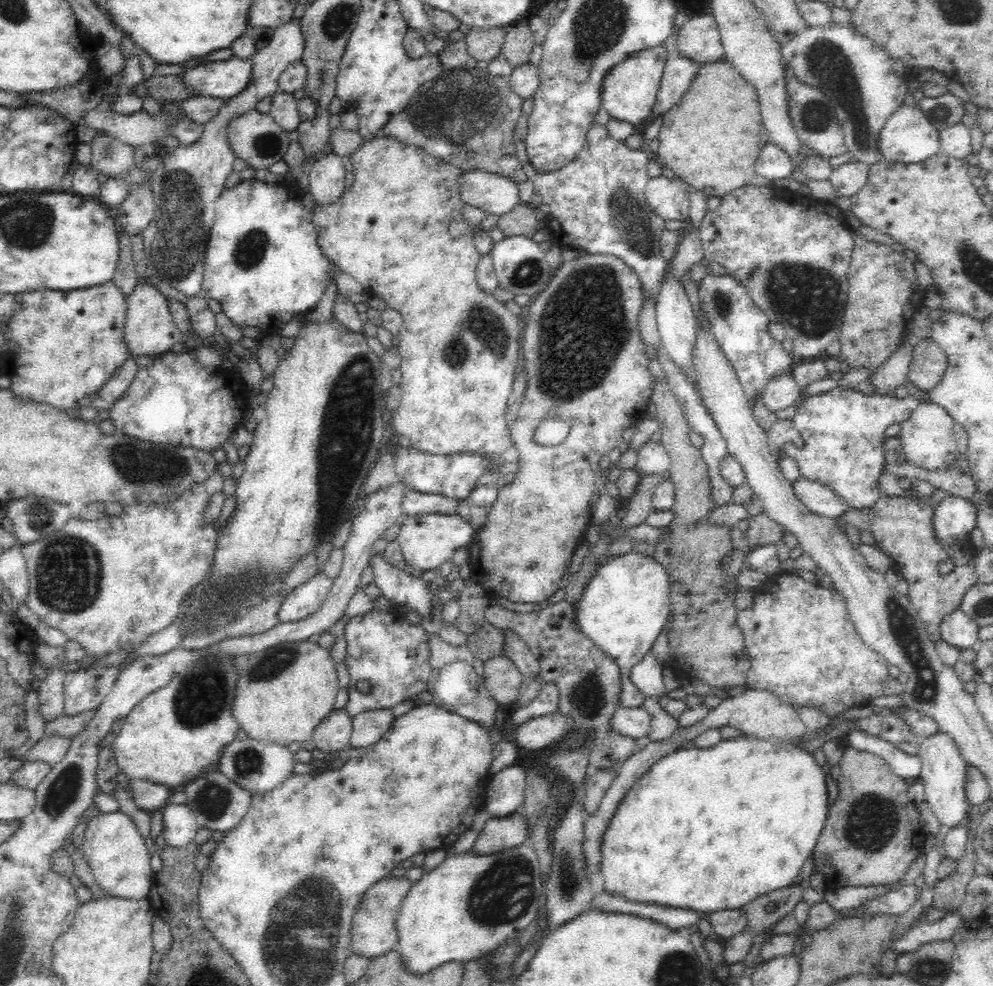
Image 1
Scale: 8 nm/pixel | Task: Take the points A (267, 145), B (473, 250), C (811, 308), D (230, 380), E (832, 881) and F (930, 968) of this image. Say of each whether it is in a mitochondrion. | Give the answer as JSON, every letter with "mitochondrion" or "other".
{"A":"mitochondrion","B":"other","C":"mitochondrion","D":"other","E":"other","F":"mitochondrion"}

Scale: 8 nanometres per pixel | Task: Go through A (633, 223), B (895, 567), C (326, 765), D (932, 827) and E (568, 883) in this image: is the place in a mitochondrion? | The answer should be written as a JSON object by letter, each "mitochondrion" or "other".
{"A":"mitochondrion","B":"other","C":"other","D":"other","E":"mitochondrion"}

